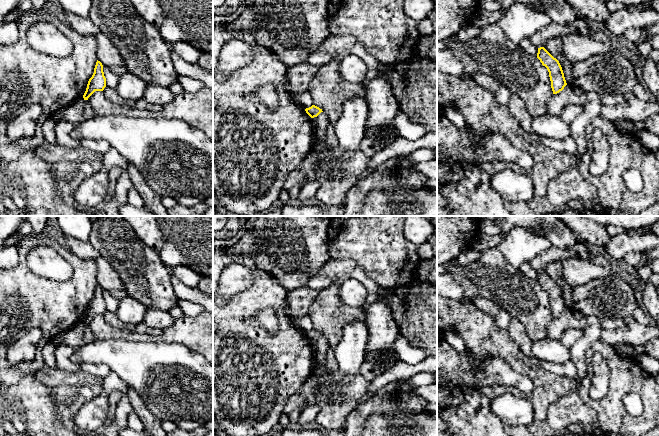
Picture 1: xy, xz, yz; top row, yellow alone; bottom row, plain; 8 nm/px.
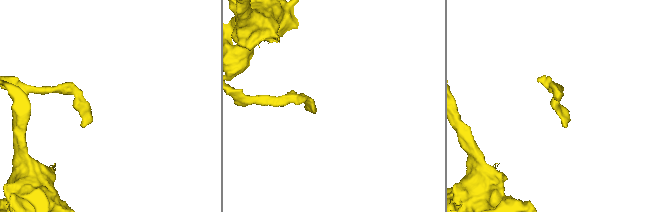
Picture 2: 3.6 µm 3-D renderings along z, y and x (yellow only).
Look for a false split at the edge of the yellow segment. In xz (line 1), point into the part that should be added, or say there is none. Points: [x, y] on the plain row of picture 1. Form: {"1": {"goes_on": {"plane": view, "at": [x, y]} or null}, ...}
{"1": {"goes_on": null}}

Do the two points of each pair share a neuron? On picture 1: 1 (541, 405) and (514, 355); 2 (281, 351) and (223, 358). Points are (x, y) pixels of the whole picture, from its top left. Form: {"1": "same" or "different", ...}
{"1": "same", "2": "same"}

